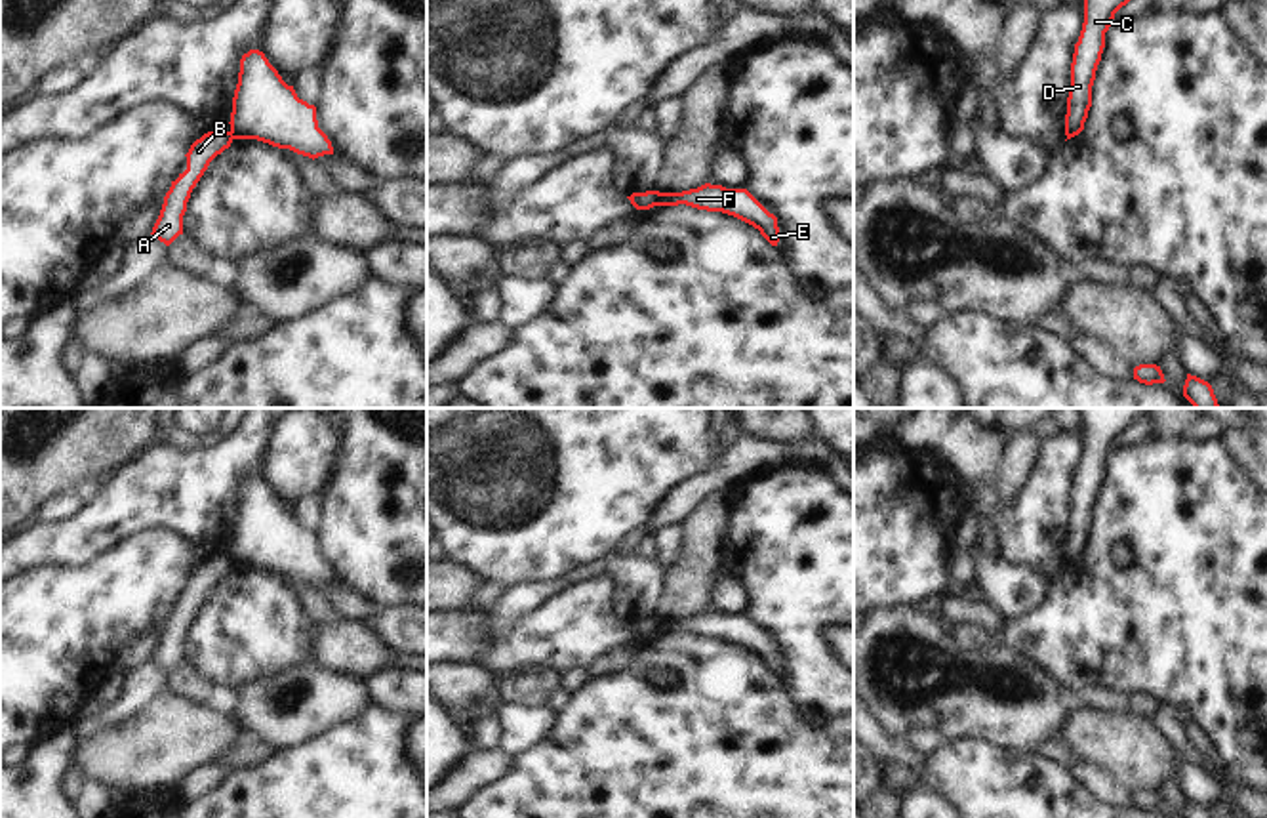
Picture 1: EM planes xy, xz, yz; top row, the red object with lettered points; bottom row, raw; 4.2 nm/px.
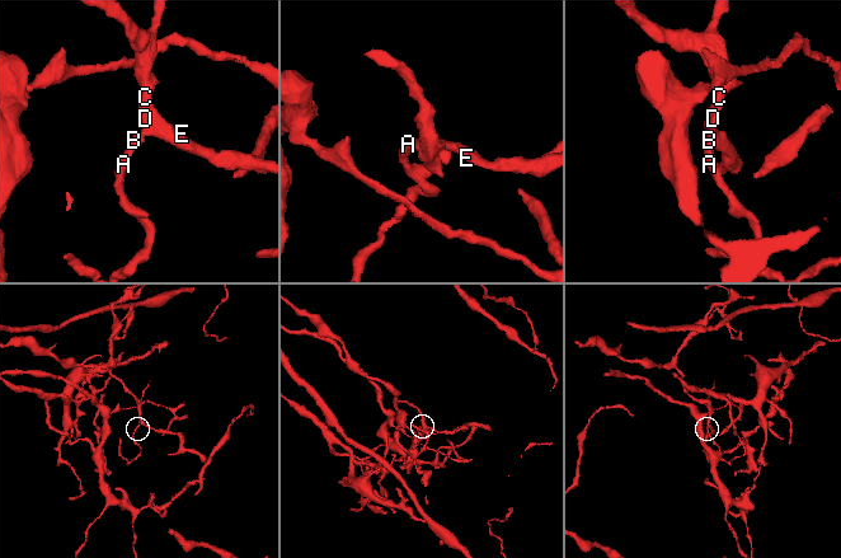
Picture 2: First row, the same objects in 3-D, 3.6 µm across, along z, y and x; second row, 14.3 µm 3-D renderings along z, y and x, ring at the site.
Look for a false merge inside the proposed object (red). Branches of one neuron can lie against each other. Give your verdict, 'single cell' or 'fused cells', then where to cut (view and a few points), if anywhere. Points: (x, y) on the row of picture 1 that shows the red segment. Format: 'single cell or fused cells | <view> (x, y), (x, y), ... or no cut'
fused cells | xz (660, 193), (654, 204)

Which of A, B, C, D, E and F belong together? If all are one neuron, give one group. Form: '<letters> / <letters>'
A B / C D E F

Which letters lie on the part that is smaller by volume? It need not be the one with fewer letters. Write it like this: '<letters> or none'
A, B

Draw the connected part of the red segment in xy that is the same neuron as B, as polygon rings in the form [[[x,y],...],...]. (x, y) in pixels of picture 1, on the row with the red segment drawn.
[[[208,132],[191,145],[185,154],[187,170],[171,181],[160,215],[152,227],[152,236],[170,246],[179,235],[183,235],[183,215],[192,189],[208,170],[210,162],[229,149],[232,139],[231,132]]]

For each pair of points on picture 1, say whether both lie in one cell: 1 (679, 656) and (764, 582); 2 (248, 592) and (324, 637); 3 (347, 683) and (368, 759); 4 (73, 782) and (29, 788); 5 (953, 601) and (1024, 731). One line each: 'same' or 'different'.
1: different
2: different
3: different
4: different
5: same

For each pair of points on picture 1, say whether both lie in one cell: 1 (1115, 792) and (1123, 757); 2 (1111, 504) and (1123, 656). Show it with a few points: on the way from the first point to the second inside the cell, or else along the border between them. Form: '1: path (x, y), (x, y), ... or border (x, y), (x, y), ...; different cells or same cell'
1: border (1081, 759), (1104, 767), (1132, 796); different cells
2: path (1102, 542), (1104, 618); same cell

